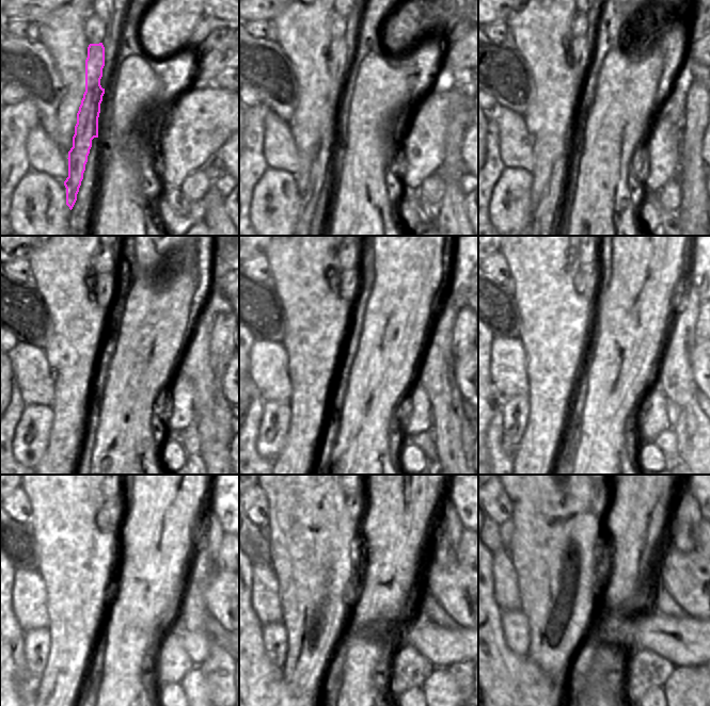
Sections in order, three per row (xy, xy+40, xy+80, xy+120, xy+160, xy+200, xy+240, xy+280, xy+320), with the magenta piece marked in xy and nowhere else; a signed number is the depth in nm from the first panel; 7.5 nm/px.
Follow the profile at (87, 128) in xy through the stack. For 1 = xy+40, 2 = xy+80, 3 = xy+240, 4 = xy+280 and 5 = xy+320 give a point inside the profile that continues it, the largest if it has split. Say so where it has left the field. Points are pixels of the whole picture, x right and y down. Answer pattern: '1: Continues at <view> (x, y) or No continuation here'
1: Continues at xy+40 (324, 154)
2: Continues at xy+80 (547, 212)
3: Continues at xy+240 (109, 518)
4: Continues at xy+280 (351, 501)
5: Continues at xy+320 (593, 496).

